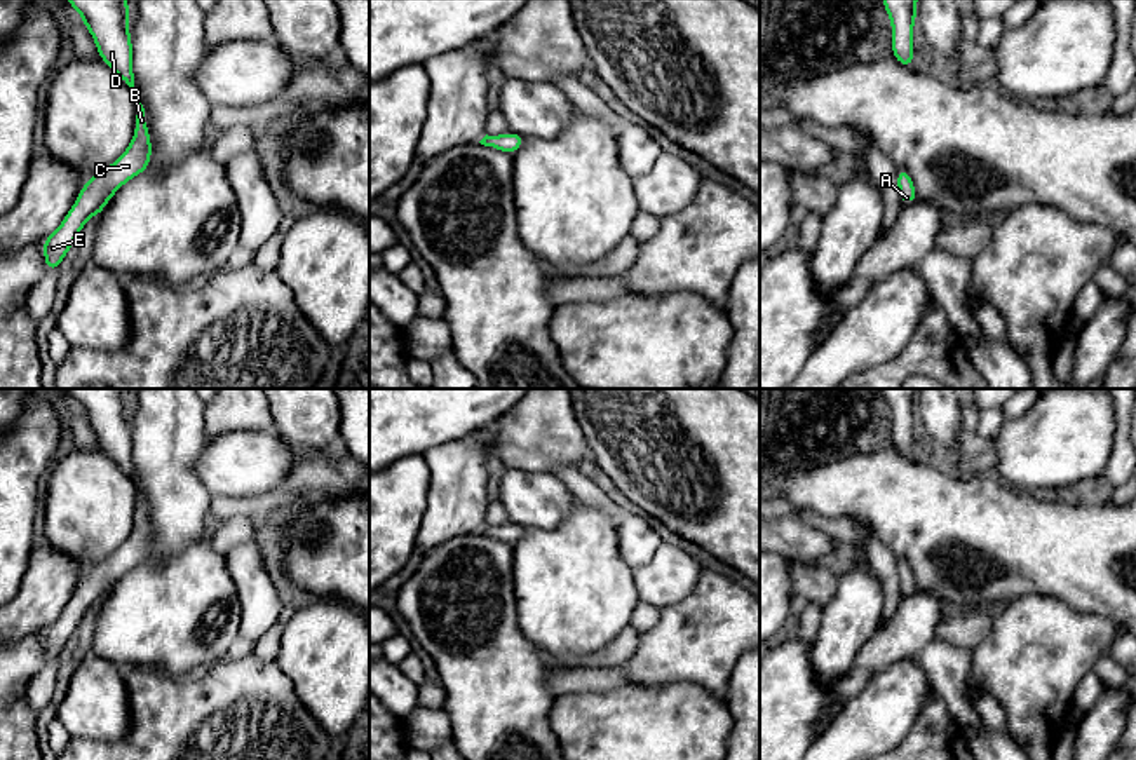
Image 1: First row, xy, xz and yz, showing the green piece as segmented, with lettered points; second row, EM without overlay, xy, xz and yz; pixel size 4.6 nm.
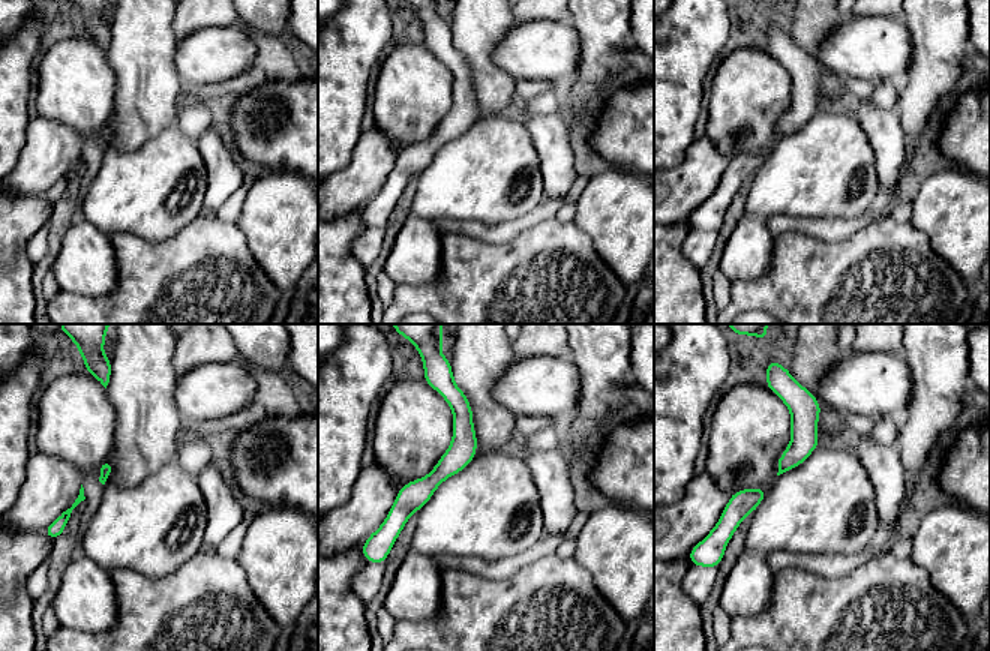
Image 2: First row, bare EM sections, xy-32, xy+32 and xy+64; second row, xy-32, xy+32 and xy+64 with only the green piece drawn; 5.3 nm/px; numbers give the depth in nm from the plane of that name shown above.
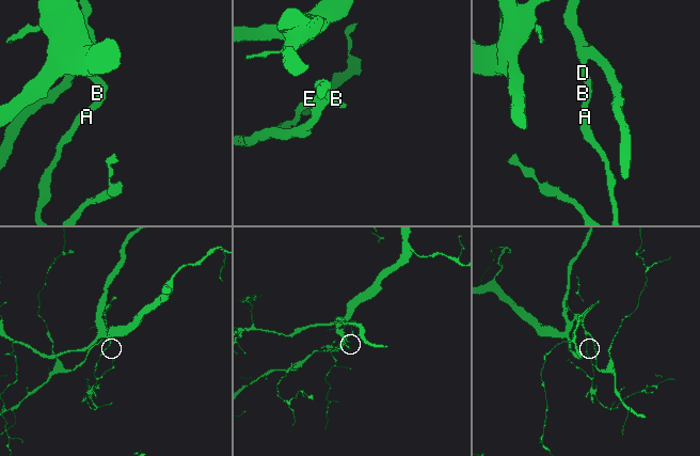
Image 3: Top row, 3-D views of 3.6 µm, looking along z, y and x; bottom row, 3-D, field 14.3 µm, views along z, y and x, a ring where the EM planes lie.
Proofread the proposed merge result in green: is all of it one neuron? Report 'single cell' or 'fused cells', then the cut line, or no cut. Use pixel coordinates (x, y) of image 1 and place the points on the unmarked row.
single cell | no cut

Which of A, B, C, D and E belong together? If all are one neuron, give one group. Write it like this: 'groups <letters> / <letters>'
groups A B C D E

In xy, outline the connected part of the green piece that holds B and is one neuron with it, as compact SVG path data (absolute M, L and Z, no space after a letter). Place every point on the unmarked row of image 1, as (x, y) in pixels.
M138 490L136 521L129 539L105 561L91 565L59 619L42 633L47 662L59 659L85 612L98 607L124 573L148 560L150 547L148 512Z

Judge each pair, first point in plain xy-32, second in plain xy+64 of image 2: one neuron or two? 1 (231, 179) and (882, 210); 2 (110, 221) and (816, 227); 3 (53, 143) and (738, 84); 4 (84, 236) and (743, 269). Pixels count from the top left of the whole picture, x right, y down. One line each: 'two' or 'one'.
1: two
2: two
3: two
4: one

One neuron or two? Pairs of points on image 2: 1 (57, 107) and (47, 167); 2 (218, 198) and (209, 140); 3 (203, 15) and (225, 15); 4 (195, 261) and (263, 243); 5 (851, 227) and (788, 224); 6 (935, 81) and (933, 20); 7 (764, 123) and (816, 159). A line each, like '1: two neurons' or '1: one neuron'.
1: two neurons
2: one neuron
3: one neuron
4: two neurons
5: one neuron
6: one neuron
7: two neurons

